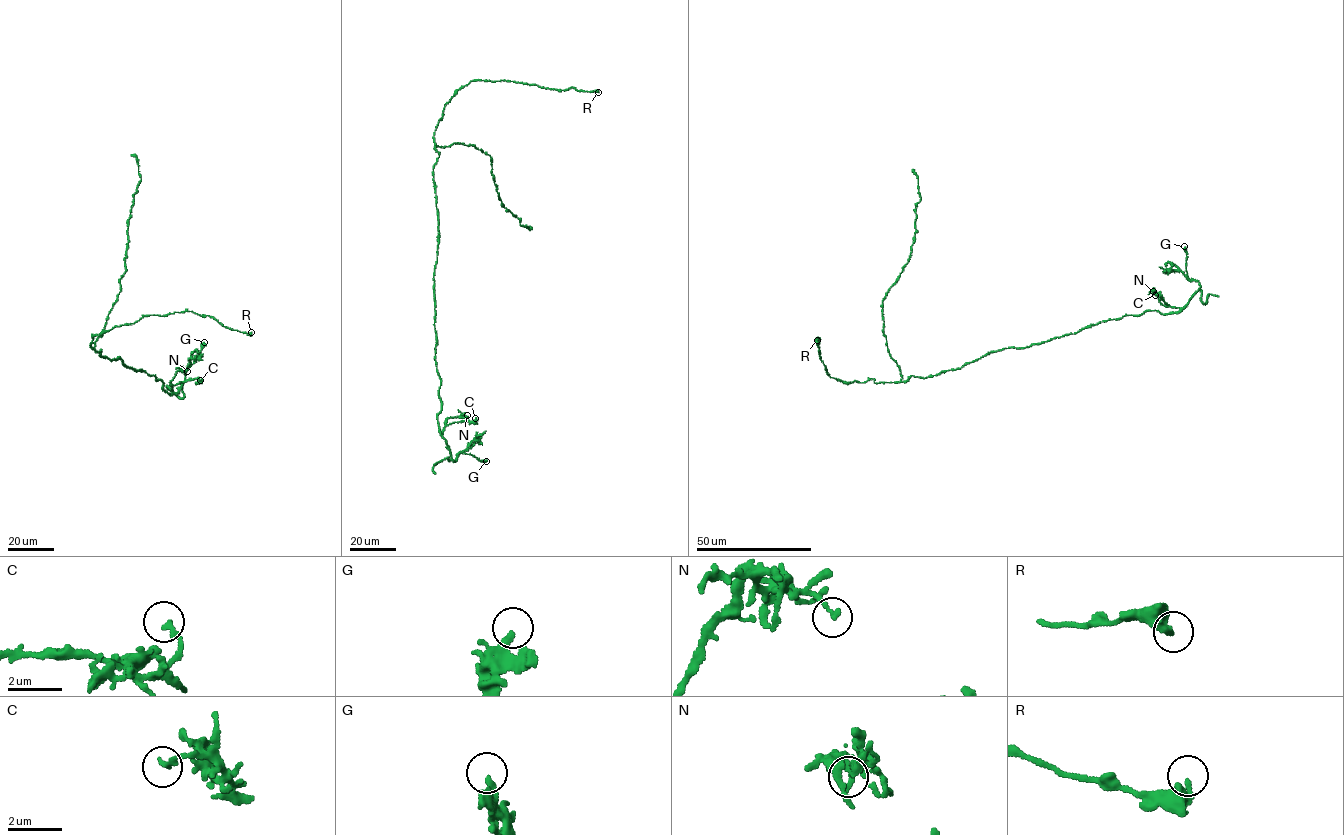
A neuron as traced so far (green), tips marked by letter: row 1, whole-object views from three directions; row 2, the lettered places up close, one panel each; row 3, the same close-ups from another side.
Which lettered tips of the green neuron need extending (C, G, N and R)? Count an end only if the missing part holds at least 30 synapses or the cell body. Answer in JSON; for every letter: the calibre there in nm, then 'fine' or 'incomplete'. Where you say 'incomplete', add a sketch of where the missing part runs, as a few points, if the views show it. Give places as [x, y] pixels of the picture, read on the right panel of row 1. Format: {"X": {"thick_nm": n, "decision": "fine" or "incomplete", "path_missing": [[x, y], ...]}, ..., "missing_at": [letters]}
{"C": {"thick_nm": 170, "decision": "fine"}, "G": {"thick_nm": 190, "decision": "fine"}, "N": {"thick_nm": 180, "decision": "fine"}, "R": {"thick_nm": 240, "decision": "fine"}, "missing_at": []}

